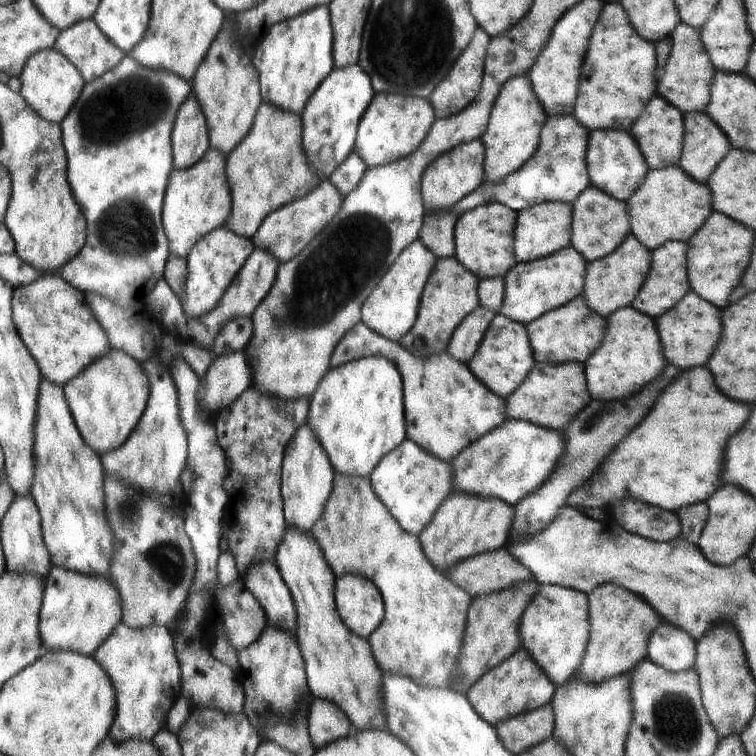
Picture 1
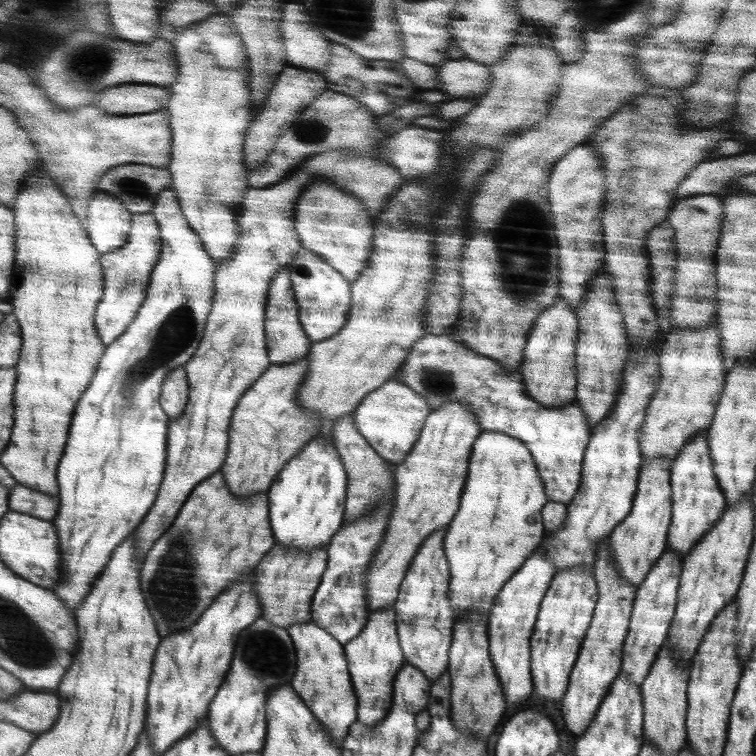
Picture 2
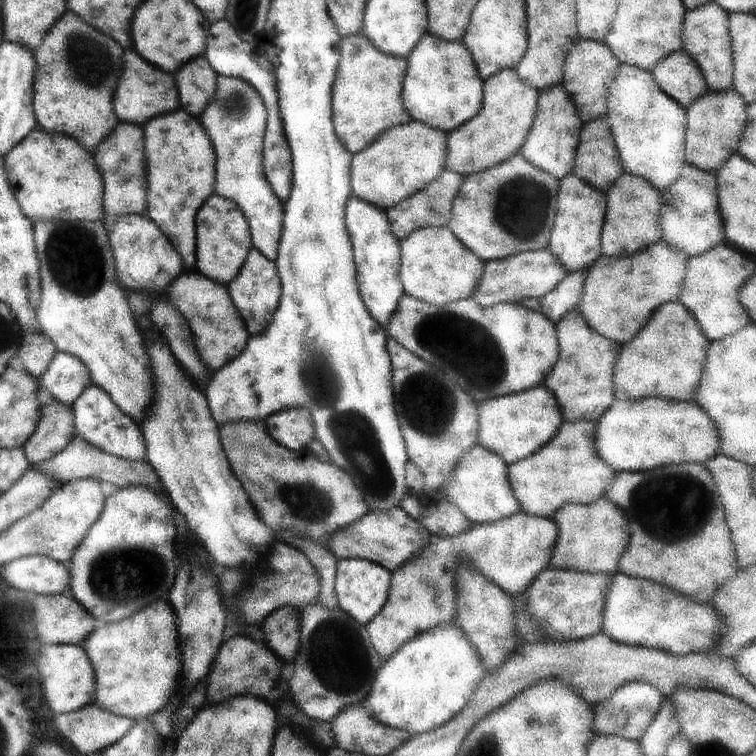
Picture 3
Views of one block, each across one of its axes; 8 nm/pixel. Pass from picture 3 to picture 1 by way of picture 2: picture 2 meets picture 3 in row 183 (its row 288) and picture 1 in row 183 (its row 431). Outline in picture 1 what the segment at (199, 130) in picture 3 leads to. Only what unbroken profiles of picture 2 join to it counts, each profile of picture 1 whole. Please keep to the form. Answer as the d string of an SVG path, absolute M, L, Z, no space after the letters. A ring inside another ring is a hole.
M130 54L116 69L87 83L78 104L62 122L69 154L69 177L89 222L89 241L80 256L55 274L82 292L106 296L122 308L141 309L158 282L165 279L173 256L164 221L165 200L176 171L173 134L178 114L192 92L192 84L185 78L174 72L148 68Z

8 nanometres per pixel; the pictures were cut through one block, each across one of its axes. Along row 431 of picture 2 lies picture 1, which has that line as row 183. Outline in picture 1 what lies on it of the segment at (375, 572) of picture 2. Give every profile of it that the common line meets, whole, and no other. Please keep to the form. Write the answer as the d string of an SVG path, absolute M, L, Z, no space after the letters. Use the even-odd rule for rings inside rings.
M482 139L458 145L444 156L440 156L425 171L421 181L421 194L424 196L426 212L448 211L462 198L472 194L485 178L485 146Z

